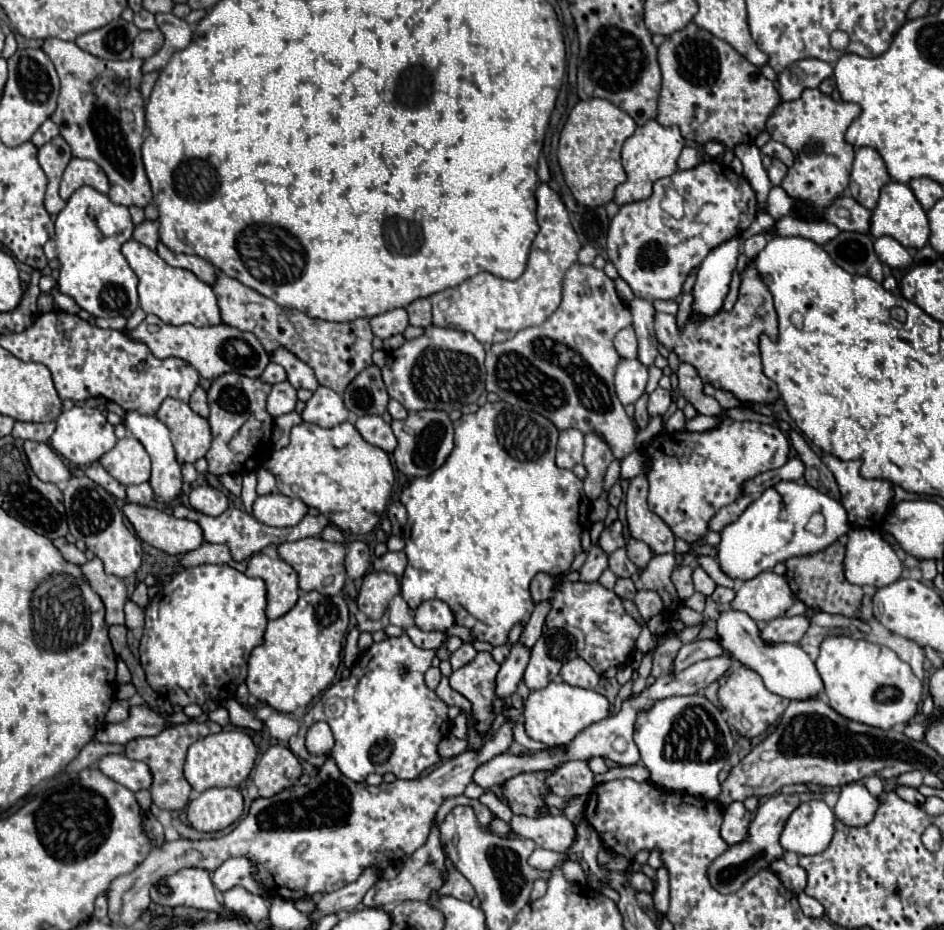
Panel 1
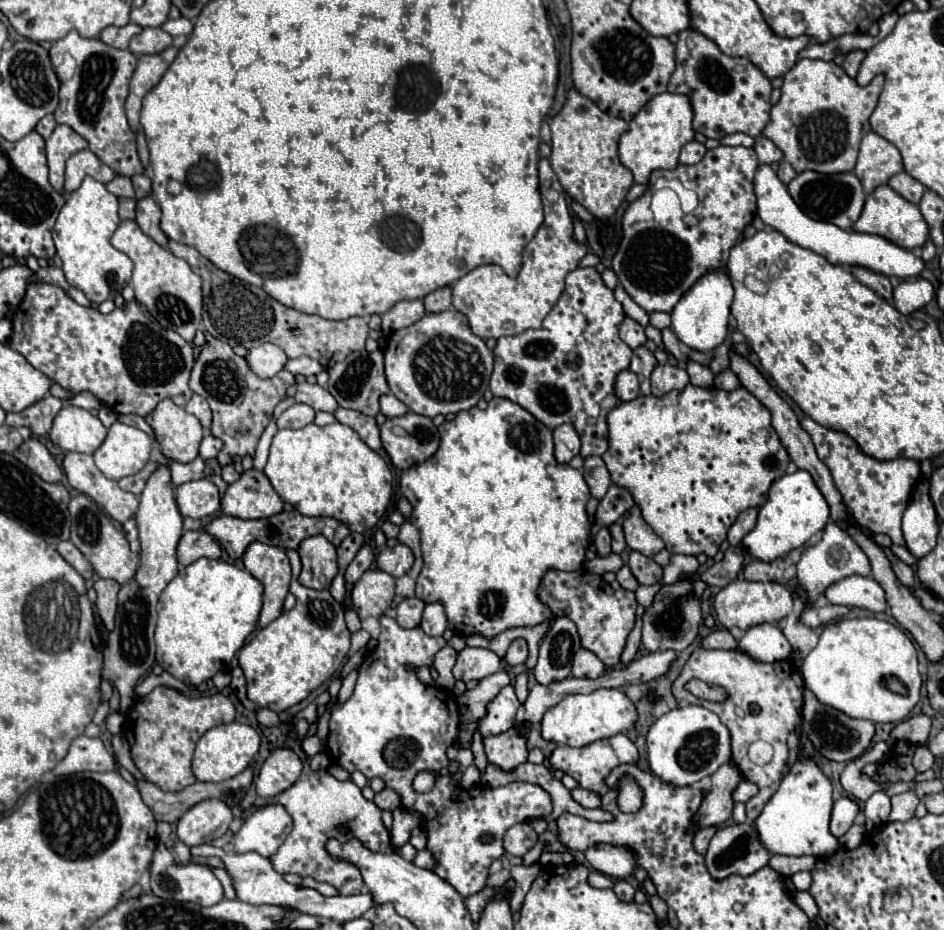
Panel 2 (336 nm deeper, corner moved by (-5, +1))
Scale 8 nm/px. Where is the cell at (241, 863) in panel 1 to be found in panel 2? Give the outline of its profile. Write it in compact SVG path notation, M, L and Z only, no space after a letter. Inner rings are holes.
M281 804L257 808L243 820L241 830L233 836L235 852L259 852L269 858L293 828L289 812Z

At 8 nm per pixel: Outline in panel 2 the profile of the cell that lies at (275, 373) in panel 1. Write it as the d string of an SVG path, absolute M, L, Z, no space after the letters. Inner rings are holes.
M295 358L295 360L289 360L287 362L287 366L285 366L291 374L303 374L303 376L309 376L309 374L319 374L321 370L325 370L317 360L313 360L313 358Z

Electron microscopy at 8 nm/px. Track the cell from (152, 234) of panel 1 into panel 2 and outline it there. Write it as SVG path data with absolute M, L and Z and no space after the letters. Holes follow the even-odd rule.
M119 198L119 216L125 220L133 220L135 218L135 200L131 198Z

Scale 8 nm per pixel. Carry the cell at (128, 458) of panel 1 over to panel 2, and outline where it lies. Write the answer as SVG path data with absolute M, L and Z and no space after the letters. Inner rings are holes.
M115 422L93 460L109 480L119 480L137 474L149 462L151 446L153 440L143 430Z

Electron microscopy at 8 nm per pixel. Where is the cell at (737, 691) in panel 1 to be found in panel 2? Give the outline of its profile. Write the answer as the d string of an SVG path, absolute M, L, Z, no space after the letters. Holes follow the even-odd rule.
M697 648L687 664L683 666L677 680L671 684L671 692L677 702L685 700L689 704L699 704L703 708L709 708L715 712L721 722L731 732L731 760L739 768L741 776L753 784L757 784L759 792L745 802L747 818L757 818L763 806L769 802L769 798L775 794L777 784L783 778L783 770L787 764L787 736L799 726L801 722L801 706L803 706L803 678L799 668L789 660L779 662L757 662L749 654L741 650L703 650ZM691 678L699 678L707 682L709 686L721 686L727 692L727 700L723 702L707 702L701 698L695 698L691 692L683 690L683 684ZM751 704L759 706L759 712L749 712ZM755 740L765 740L775 748L773 760L767 766L757 766L747 758L747 748Z

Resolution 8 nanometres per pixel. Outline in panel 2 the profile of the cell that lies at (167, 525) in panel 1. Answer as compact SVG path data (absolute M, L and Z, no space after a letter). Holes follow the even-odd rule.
M67 452L63 456L61 466L71 488L93 498L117 522L125 522L137 512L137 496L121 490L115 480L105 478L89 454Z

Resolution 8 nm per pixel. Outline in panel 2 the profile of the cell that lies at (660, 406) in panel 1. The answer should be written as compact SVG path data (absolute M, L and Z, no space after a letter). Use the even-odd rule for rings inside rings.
M659 364L651 374L651 392L655 396L663 396L671 390L683 390L687 382L689 374L683 368L671 364Z

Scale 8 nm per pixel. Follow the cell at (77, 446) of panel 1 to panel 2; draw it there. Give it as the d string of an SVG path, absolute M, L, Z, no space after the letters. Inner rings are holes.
M63 406L53 420L49 438L65 452L93 454L105 440L107 428L97 416L77 406Z

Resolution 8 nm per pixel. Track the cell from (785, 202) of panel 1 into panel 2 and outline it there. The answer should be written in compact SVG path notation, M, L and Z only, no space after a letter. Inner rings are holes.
M805 170L793 178L793 182L787 186L789 194L797 202L797 206L813 220L831 222L843 230L849 230L857 218L861 216L863 204L865 204L865 192L861 188L859 178L853 172L843 174L819 174Z

